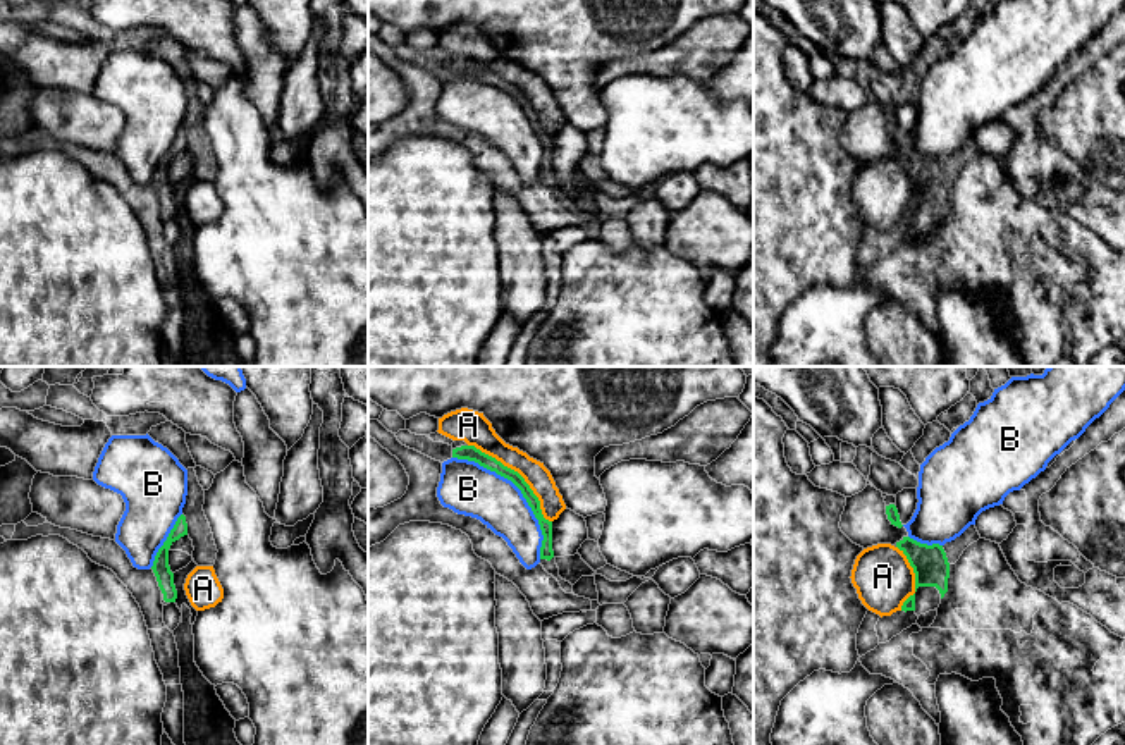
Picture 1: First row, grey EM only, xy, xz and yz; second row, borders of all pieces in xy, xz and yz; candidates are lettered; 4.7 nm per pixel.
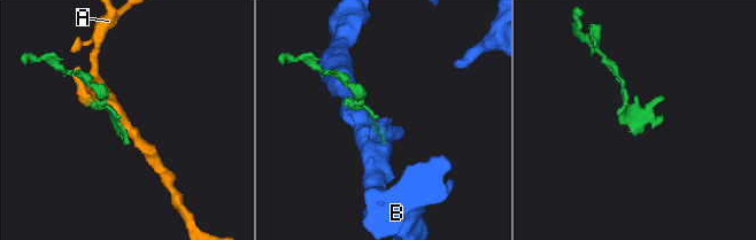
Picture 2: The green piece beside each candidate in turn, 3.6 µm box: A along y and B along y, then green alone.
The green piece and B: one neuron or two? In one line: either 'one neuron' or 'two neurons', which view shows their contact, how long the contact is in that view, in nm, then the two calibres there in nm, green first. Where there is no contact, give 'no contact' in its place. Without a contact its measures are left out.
two neurons; meets green in xz; contact 650 nm long; 70 nm thick on the green side, 240 nm on the other

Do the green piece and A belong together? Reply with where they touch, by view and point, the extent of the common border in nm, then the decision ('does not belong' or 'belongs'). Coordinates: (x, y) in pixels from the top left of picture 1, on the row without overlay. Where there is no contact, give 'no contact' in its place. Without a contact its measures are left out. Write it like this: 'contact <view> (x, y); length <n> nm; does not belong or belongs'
contact xz (518, 88); length 550 nm; does not belong

